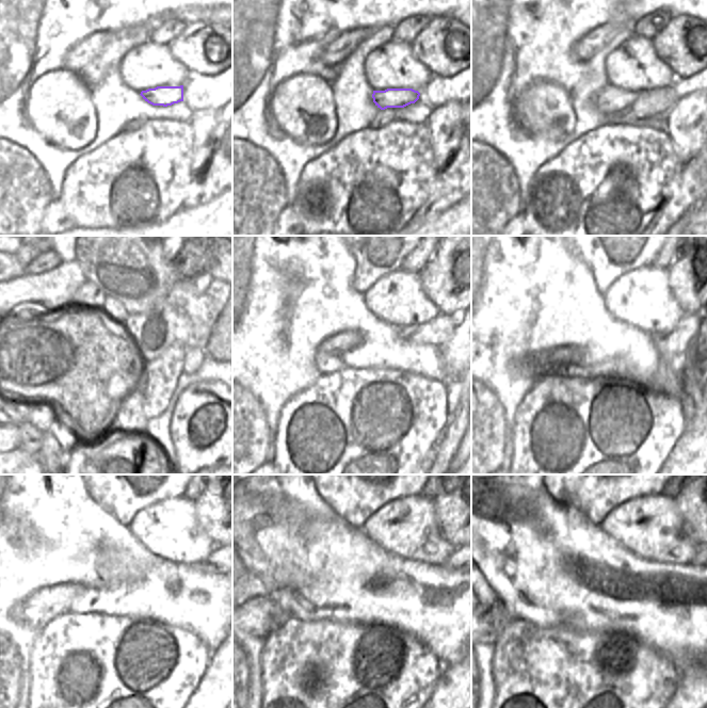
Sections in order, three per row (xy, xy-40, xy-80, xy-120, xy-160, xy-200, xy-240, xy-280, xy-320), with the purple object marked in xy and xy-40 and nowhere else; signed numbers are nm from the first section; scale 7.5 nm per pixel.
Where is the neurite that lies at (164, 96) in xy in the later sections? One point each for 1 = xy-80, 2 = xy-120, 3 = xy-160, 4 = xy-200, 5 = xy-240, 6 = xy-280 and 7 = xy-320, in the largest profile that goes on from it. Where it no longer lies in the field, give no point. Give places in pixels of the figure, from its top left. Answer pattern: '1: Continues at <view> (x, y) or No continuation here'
1: Continues at xy-80 (610, 100)
2: Continues at xy-120 (128, 337)
3: Continues at xy-160 (337, 344)
4: Continues at xy-200 (564, 354)
5: Continues at xy-240 (43, 606)
6: Continues at xy-280 (257, 617)
7: Continues at xy-320 (493, 621)

